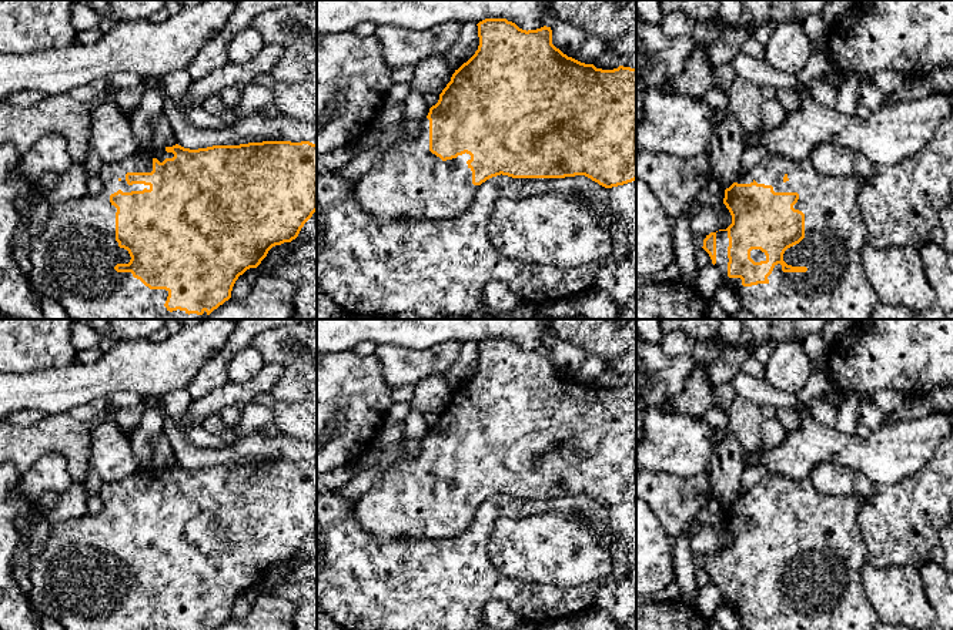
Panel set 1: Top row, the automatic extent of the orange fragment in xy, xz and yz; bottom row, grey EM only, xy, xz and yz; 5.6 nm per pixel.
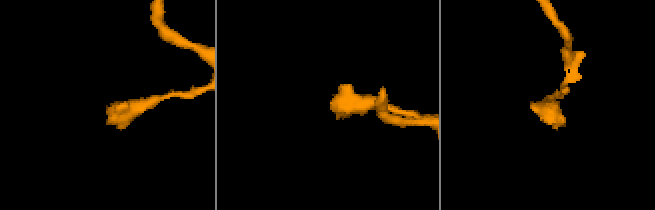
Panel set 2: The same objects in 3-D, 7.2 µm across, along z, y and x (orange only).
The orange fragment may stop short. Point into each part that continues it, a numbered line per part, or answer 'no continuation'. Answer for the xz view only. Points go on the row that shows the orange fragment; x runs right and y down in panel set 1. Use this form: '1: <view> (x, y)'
1: xz (410, 183)

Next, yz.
1: yz (835, 287)

